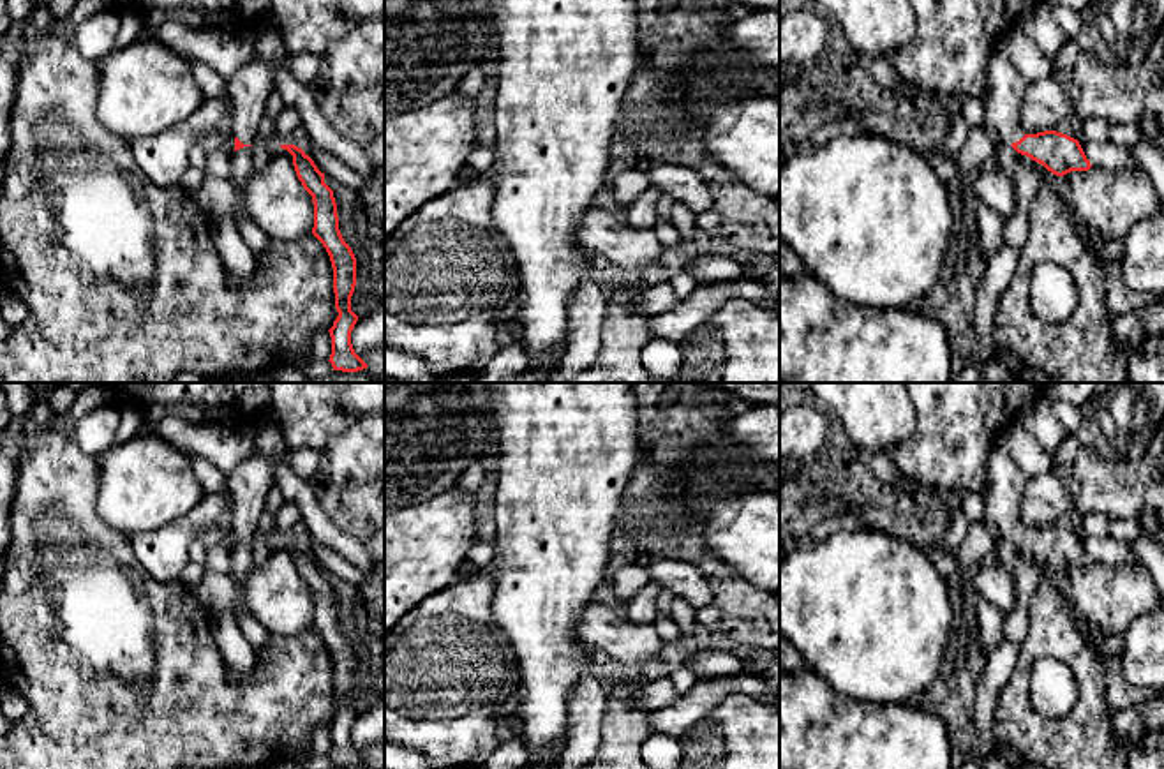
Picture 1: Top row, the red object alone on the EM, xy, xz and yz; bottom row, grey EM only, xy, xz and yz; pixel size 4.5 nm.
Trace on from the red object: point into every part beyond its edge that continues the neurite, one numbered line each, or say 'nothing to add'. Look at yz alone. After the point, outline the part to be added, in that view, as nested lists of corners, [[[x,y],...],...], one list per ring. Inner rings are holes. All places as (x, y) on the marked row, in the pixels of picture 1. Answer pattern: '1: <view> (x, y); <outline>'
1: yz (1002, 96); [[[998,41],[989,55],[986,86],[979,97],[984,104],[984,127],[995,129],[1007,145],[1026,134],[1019,123],[1019,106],[1026,86],[1028,83],[1011,63]]]

